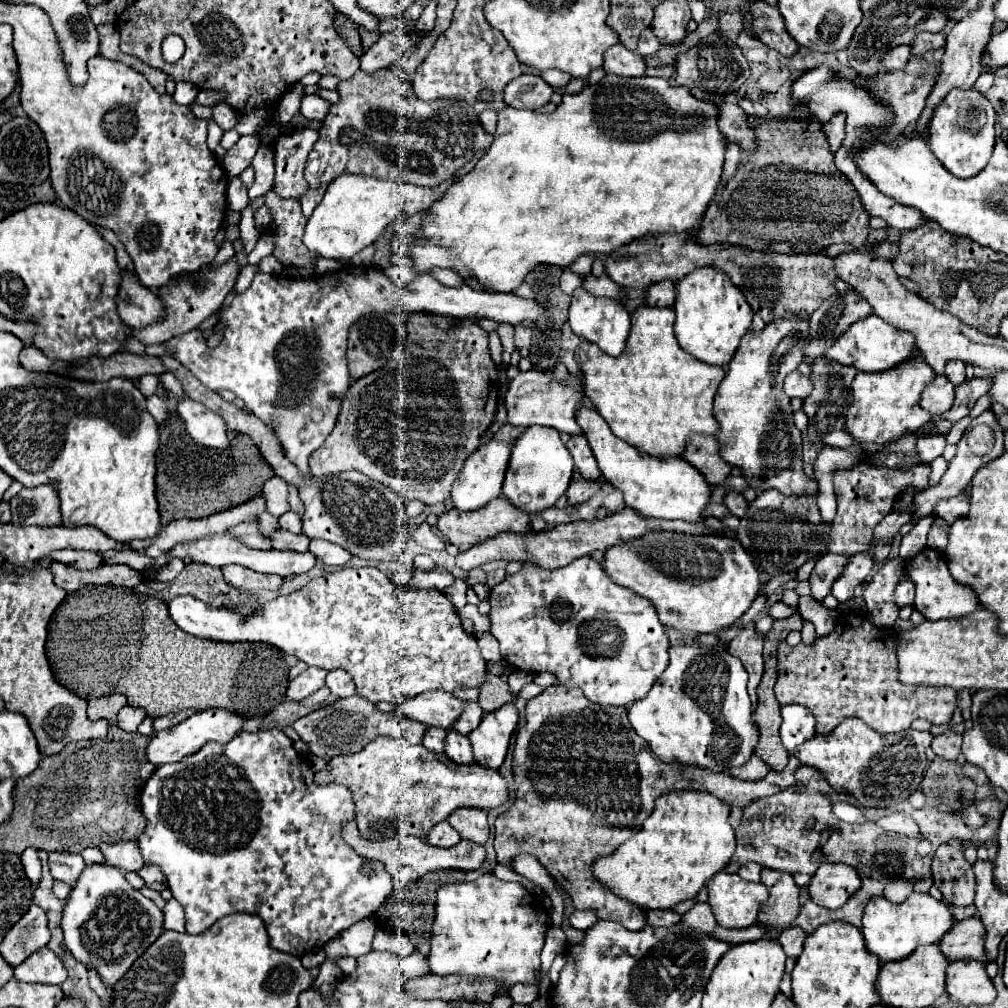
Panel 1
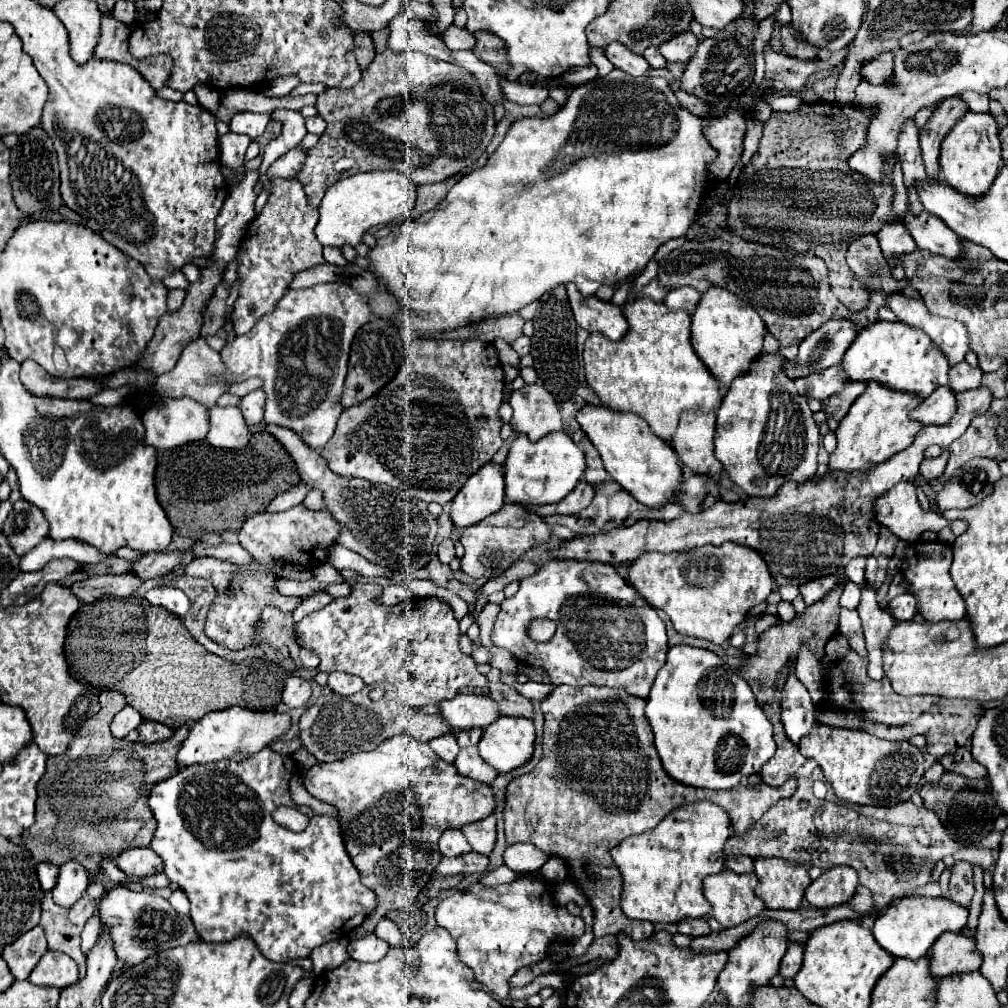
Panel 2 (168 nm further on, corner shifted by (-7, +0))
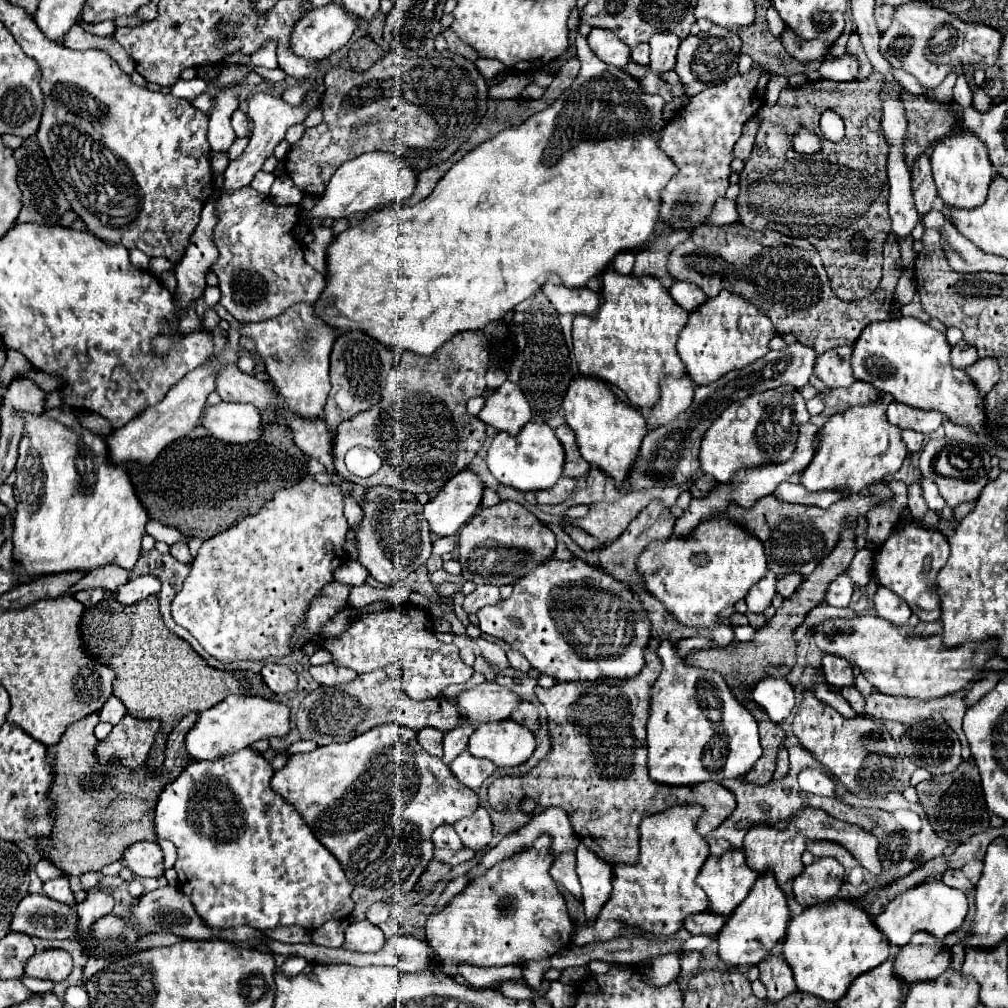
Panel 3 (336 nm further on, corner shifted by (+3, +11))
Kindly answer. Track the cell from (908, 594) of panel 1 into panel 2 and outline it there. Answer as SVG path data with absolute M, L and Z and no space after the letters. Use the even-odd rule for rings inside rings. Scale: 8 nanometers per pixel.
M908 592L906 594L900 594L900 596L896 596L896 598L892 598L888 602L888 608L890 608L890 612L892 612L892 616L896 620L908 622L916 614L916 598L912 594L908 594Z

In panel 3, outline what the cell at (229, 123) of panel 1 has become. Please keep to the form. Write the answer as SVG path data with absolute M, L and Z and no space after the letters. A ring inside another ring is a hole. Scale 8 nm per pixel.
M236 109L236 113L232 115L232 127L234 127L234 131L236 131L238 137L246 137L246 135L250 135L246 113L242 113L240 109Z

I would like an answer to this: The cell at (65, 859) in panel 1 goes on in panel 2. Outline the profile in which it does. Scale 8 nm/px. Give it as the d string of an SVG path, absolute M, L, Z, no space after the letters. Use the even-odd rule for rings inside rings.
M64 864L60 868L58 882L52 890L52 898L62 908L72 908L88 888L88 872L80 864Z

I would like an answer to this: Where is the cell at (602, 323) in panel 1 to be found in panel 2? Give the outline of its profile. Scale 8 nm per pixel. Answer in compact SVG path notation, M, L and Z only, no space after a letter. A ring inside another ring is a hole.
M568 284L566 292L574 320L580 328L588 332L602 332L610 340L620 340L626 334L628 322L624 320L624 314L618 306L612 302L602 302L596 296L584 298L574 284Z

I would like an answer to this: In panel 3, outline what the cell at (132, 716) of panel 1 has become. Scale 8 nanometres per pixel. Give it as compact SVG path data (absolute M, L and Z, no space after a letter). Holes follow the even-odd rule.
M112 695L112 697L106 701L106 705L102 707L102 711L100 711L100 721L108 721L108 723L116 725L116 723L122 721L124 715L126 715L126 707L122 705L122 701L120 701L118 697Z

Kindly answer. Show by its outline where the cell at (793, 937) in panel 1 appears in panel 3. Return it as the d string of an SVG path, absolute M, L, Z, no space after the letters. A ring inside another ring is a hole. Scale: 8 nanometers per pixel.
M770 955L768 959L764 959L758 965L758 969L760 969L760 981L768 989L768 999L778 1001L778 999L790 995L792 991L796 991L796 985L792 979L792 969L788 967L788 963L782 955Z

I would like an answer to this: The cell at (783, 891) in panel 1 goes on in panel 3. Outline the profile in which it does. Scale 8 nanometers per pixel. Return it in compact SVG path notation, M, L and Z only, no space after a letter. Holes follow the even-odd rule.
M804 809L800 811L784 831L778 831L770 825L754 825L746 837L744 837L744 855L746 855L746 863L750 865L750 869L758 871L758 873L774 873L776 883L782 887L786 881L792 881L794 877L798 877L802 873L802 861L800 855L804 853L806 841L820 841L820 839L828 839L828 841L836 841L840 845L844 845L856 859L858 863L868 869L872 875L880 873L880 861L878 861L878 841L870 831L864 831L858 825L852 823L842 823L840 819L834 819L830 815L826 815L822 809Z

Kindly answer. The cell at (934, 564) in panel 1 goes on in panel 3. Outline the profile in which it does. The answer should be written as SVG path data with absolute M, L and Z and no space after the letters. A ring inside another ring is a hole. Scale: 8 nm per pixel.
M916 521L900 523L886 543L874 555L874 577L880 585L900 595L920 621L936 621L942 615L942 605L936 589L936 575L948 561L948 541L936 529L926 529Z

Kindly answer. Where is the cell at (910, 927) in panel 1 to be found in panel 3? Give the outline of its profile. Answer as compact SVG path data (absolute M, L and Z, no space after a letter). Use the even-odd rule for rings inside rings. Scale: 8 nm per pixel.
M938 879L926 881L922 885L916 885L908 891L904 891L902 895L894 897L880 915L874 917L876 927L880 929L880 933L892 943L892 945L906 945L906 941L910 941L910 937L918 931L928 931L938 939L944 939L948 933L956 931L962 923L964 917L968 913L968 901L966 895L958 889L952 889L948 885L944 885Z

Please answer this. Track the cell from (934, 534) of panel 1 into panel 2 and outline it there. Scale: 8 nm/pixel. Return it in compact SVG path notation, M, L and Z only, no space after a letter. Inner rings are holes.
M898 482L874 500L874 518L884 524L900 540L914 542L922 532L940 532L948 520L930 510L922 510L918 502L918 488L912 482Z

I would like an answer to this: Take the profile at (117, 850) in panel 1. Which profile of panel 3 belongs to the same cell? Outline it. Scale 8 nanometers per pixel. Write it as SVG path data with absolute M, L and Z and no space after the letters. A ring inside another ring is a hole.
M138 841L126 849L122 863L138 877L158 877L164 873L162 849L156 841Z

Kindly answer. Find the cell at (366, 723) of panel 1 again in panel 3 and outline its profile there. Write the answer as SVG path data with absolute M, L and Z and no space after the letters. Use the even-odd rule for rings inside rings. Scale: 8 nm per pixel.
M372 671L358 675L354 681L338 687L318 687L308 693L296 713L296 727L302 739L316 741L320 747L330 743L350 741L364 731L382 723L400 723L414 731L422 727L434 727L440 731L450 731L458 725L460 713L454 701L438 697L426 701L414 701L406 695L400 681L390 681L384 671Z

